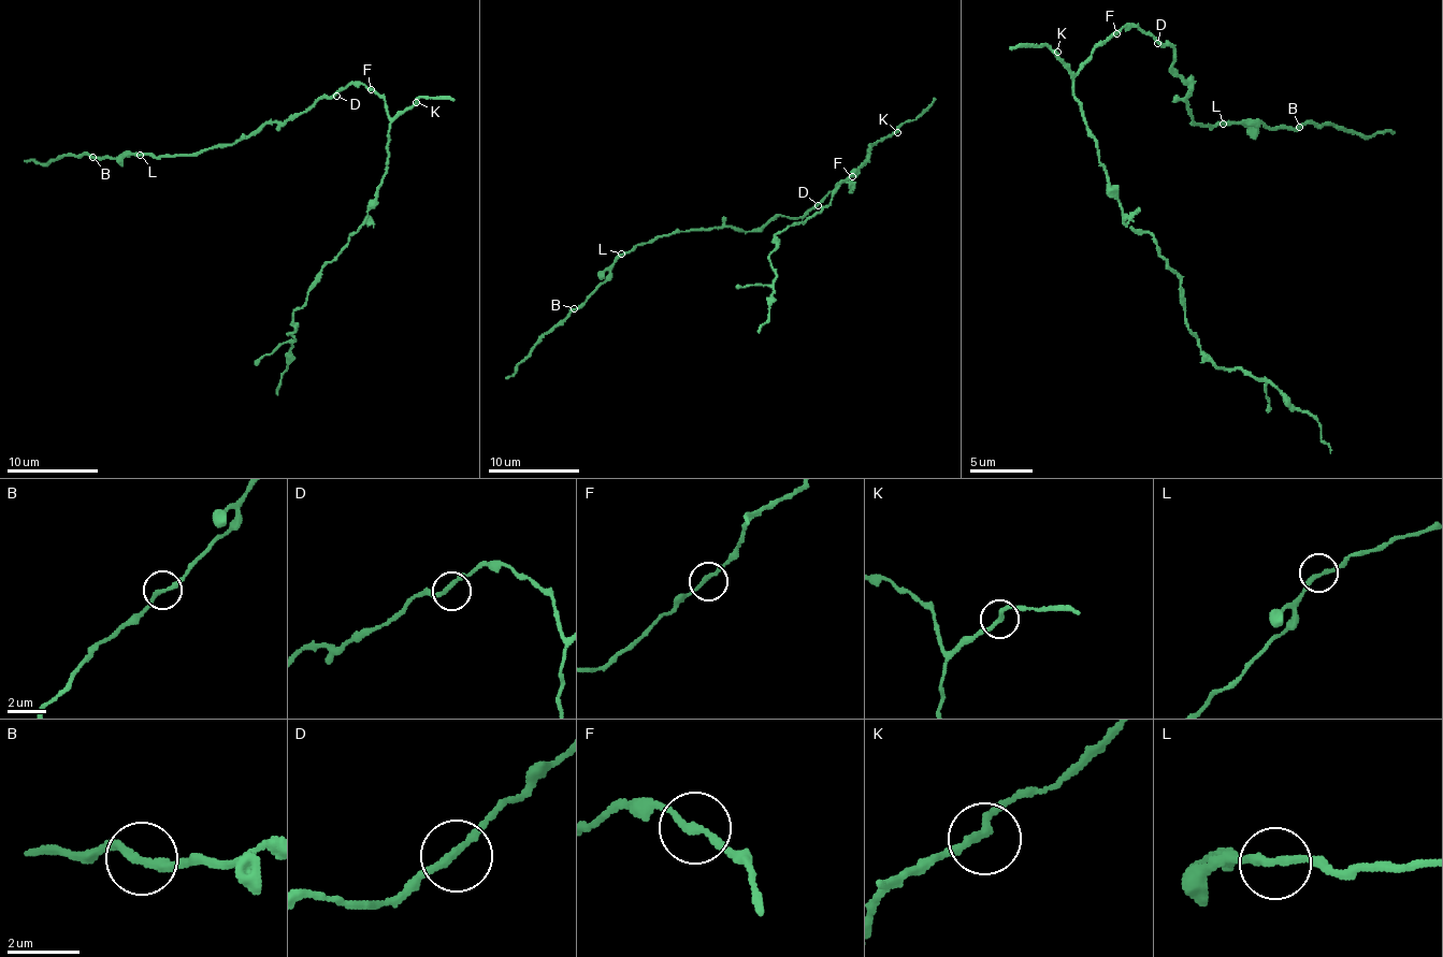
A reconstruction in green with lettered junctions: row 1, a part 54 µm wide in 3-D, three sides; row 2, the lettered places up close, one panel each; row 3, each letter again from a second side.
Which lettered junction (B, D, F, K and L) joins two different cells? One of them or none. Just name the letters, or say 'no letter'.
B

